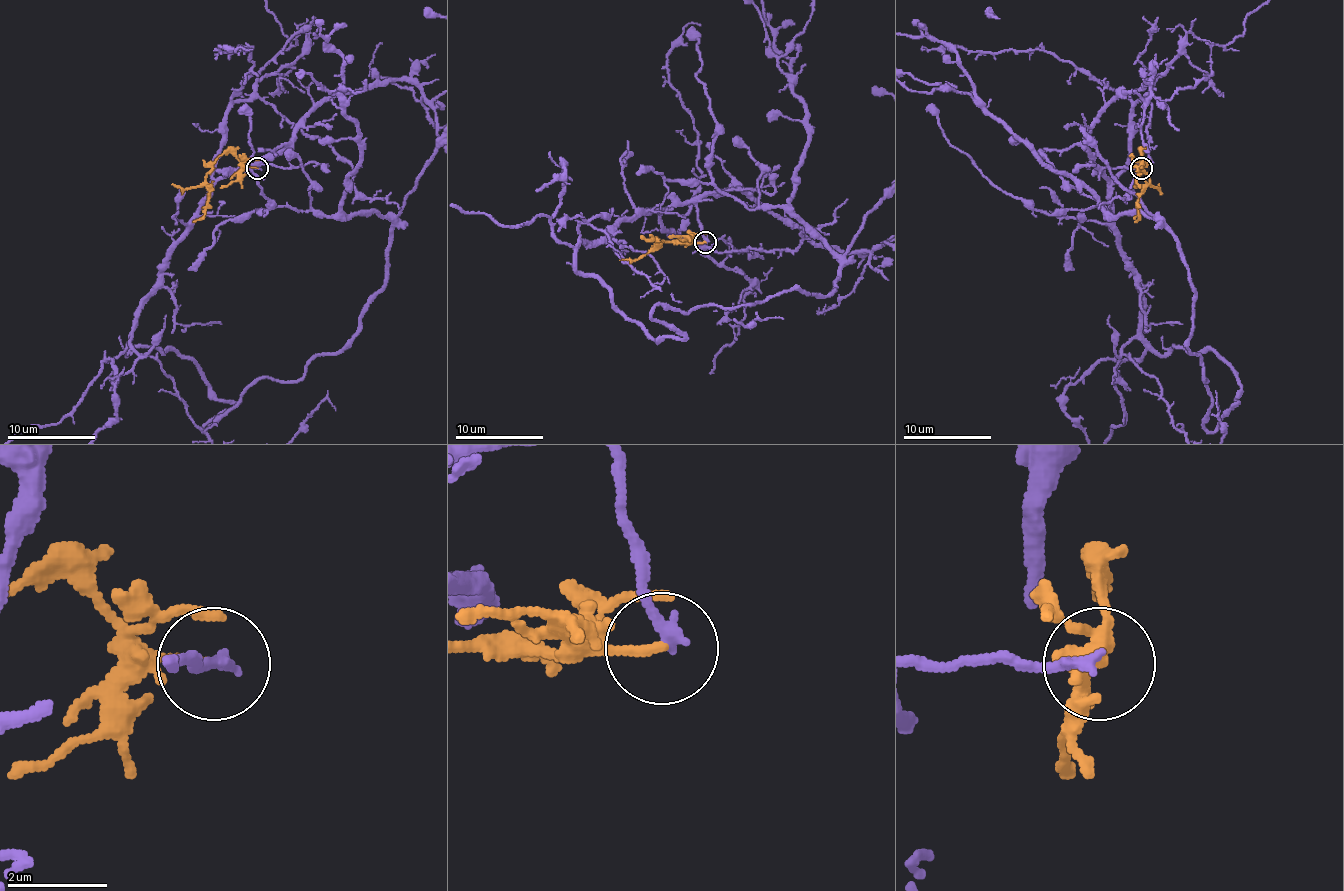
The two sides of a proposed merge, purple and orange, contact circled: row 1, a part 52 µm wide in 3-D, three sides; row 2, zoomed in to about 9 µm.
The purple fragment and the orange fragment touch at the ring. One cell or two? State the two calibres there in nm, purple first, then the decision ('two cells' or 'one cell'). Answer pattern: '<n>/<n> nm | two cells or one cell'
260/180 nm | two cells

